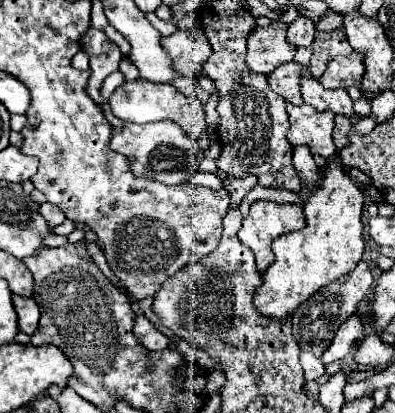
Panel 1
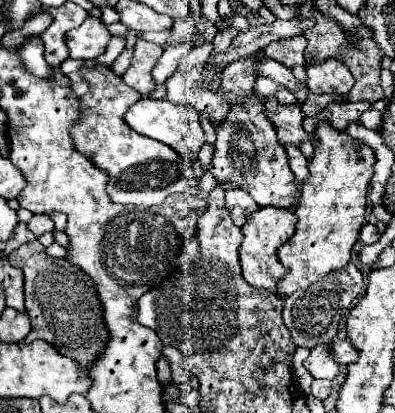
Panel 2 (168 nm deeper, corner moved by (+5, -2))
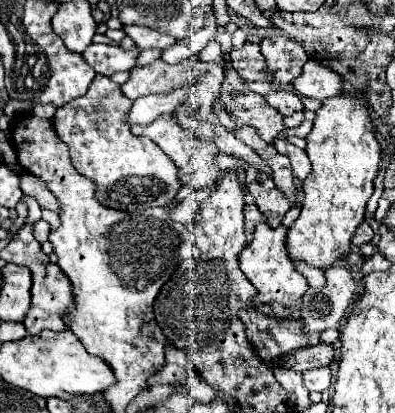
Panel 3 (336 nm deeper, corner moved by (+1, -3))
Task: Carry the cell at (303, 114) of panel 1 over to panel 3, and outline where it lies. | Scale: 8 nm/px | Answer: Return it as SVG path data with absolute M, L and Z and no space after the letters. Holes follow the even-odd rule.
M225 66L221 102L225 104L227 112L233 114L233 120L237 122L237 126L243 126L243 124L255 126L259 136L265 142L277 140L279 132L285 130L283 116L267 104L265 96L247 90L231 66Z

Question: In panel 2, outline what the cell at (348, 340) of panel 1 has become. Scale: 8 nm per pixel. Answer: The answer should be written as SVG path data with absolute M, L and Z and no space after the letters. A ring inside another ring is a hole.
M323 343L323 345L317 345L311 355L303 361L303 367L315 377L315 379L335 379L337 373L339 373L339 367L333 359L333 355L329 353L327 349L329 345Z

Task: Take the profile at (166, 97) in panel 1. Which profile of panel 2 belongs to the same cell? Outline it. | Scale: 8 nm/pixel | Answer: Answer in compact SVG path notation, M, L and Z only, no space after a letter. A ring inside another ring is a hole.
M139 99L125 113L125 123L131 129L135 129L137 133L173 147L189 165L193 165L197 161L197 153L201 151L201 147L205 143L205 133L199 123L199 113L189 107L171 103L167 99Z

